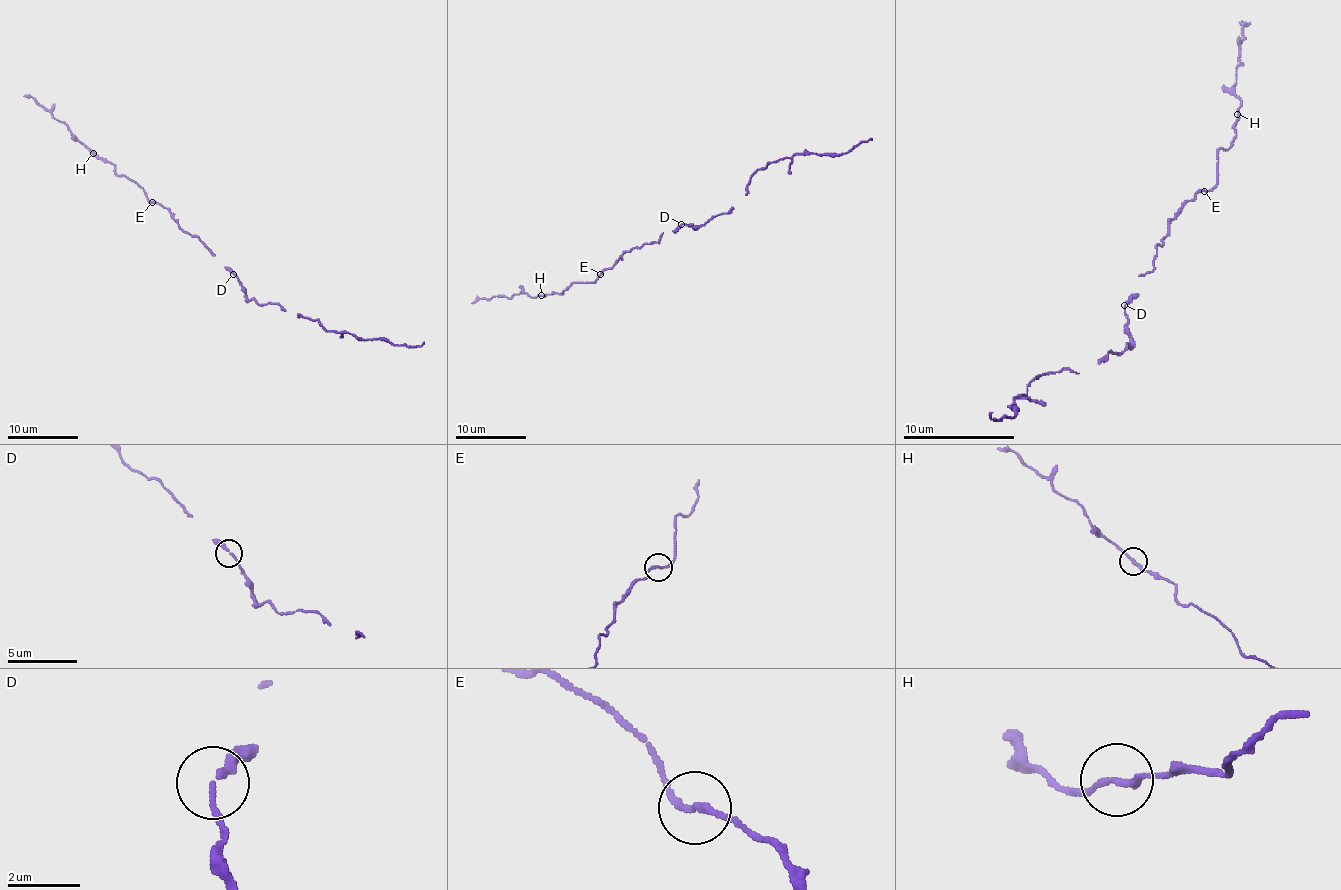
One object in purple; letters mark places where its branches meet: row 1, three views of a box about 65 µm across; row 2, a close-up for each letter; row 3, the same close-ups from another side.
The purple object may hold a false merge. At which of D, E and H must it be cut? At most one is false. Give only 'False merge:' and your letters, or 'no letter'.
False merge: no letter

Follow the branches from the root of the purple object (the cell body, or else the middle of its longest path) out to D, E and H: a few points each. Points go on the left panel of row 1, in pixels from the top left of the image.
D: (215, 256), (233, 273)
E: (215, 256), (196, 236), (185, 233), (162, 205), (152, 201)
H: (215, 256), (196, 236), (185, 233), (162, 205), (150, 201), (134, 182), (118, 175), (113, 164), (94, 154)

